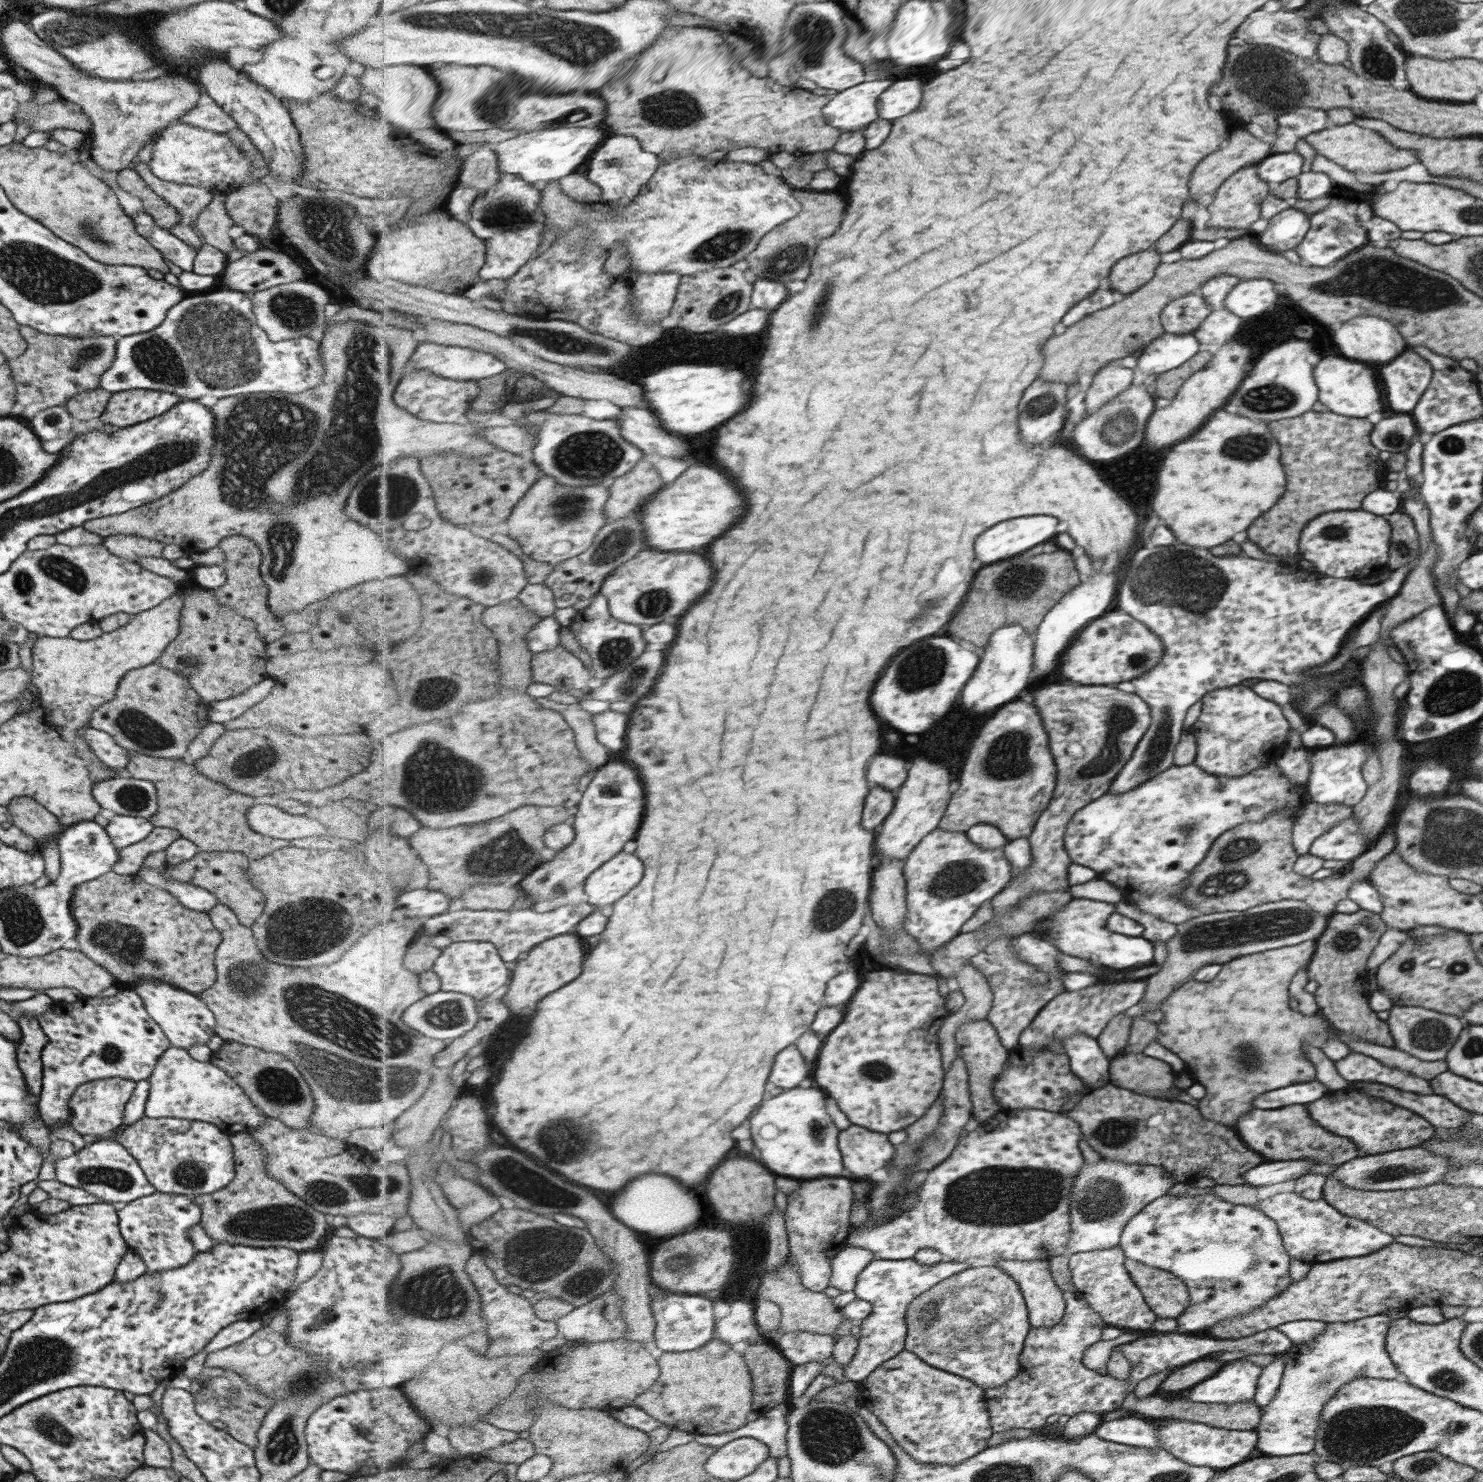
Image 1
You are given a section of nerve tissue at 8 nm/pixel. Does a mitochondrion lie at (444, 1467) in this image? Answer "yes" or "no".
no

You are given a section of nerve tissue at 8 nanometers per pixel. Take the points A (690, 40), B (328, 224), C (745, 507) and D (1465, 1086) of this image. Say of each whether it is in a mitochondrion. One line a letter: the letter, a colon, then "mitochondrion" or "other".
A: other
B: mitochondrion
C: other
D: other

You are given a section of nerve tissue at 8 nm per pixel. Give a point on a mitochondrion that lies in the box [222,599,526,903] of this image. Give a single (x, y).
(436, 776)

